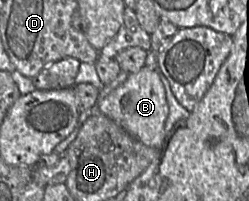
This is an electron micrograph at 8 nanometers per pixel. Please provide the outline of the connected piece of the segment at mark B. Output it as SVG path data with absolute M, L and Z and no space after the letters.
M144 67L137 73L129 74L124 83L97 103L97 110L146 146L157 150L162 148L169 108L165 90L154 69Z

